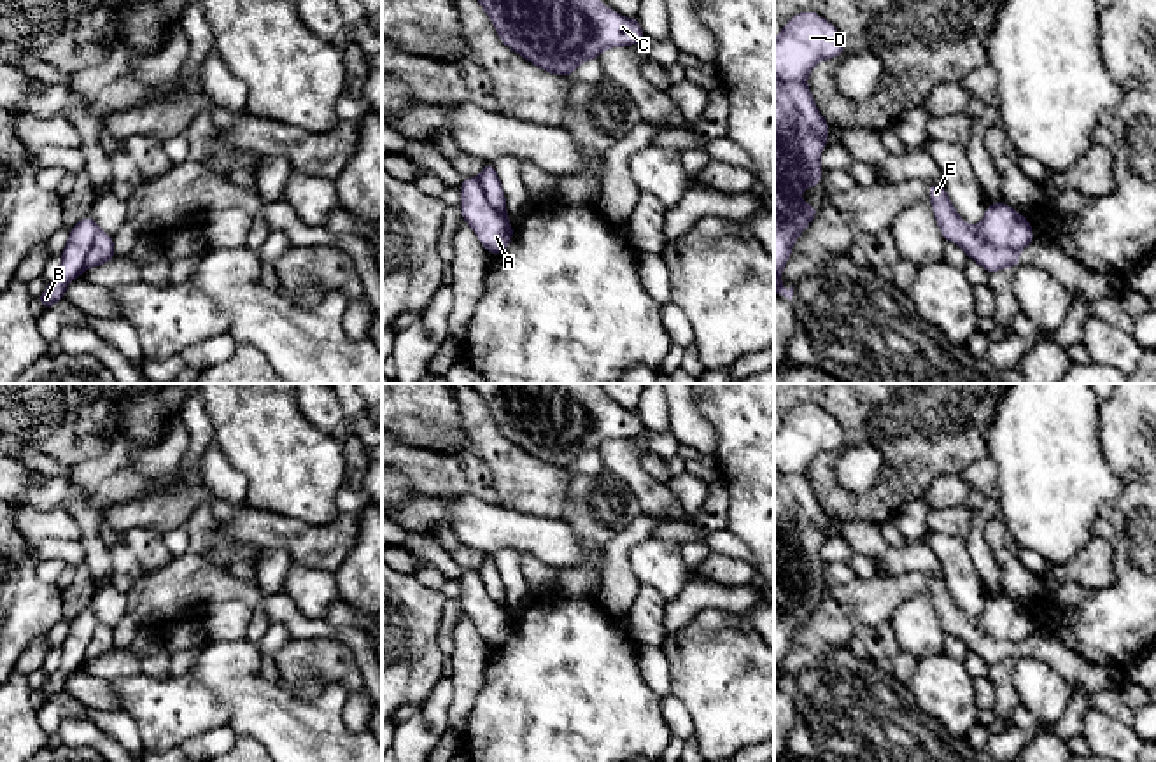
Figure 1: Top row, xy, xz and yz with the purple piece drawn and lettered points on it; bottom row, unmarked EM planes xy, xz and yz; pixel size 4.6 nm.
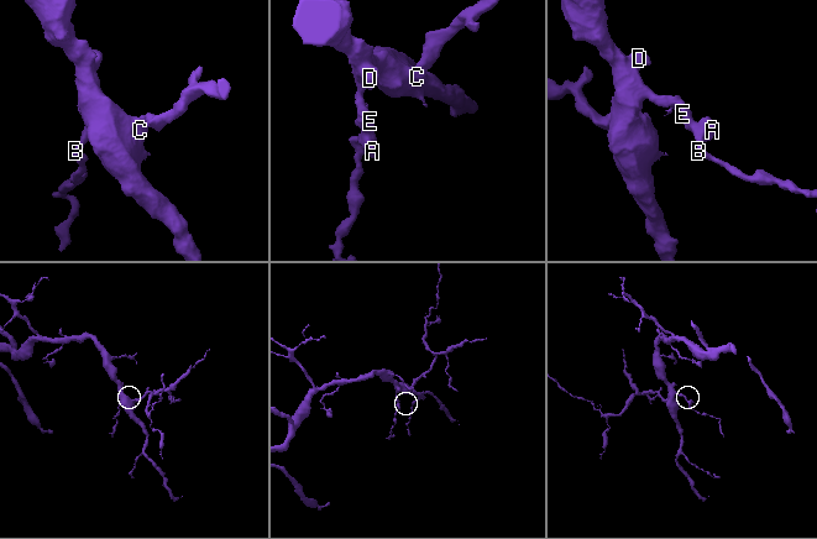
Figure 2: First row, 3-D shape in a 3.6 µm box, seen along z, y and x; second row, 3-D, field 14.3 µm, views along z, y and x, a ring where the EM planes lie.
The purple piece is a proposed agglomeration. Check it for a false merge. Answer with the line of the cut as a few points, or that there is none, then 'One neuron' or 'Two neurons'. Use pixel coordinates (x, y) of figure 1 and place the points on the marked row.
Split along yz (971, 228), (995, 246), (1016, 249). Two neurons

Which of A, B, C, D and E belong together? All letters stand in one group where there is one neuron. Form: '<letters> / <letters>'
A B C D / E

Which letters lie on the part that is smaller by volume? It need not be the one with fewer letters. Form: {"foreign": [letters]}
{"foreign": ["E"]}

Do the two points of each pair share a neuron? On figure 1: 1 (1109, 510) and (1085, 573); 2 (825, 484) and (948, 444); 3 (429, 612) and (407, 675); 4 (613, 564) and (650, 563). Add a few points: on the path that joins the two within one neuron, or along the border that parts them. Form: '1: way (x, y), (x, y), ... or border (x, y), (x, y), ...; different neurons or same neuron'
1: border (1114, 547), (1113, 580), (1102, 587); different neurons
2: way (855, 501), (881, 501), (918, 473); same neuron
3: way (414, 627), (412, 659); same neuron
4: border (652, 535), (629, 552), (629, 570), (643, 585); different neurons

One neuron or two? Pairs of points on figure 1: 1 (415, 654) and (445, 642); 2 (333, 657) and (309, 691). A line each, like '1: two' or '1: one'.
1: two
2: two

